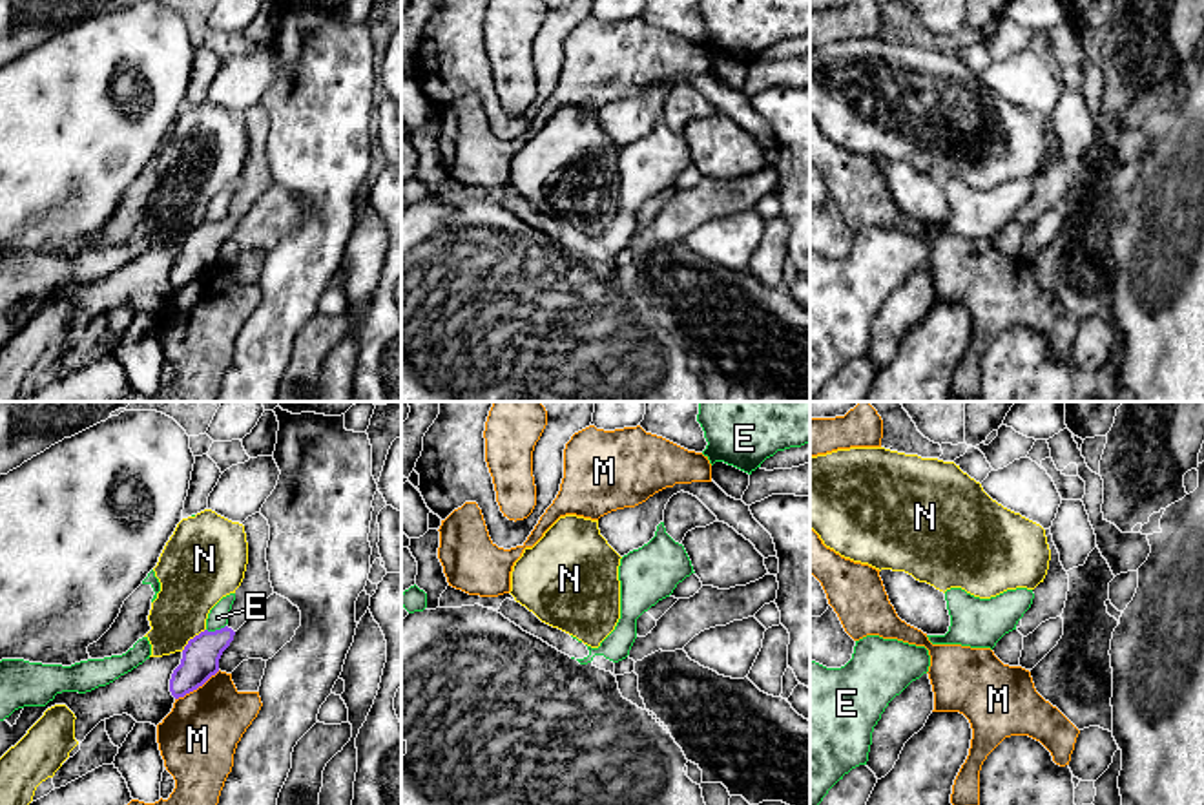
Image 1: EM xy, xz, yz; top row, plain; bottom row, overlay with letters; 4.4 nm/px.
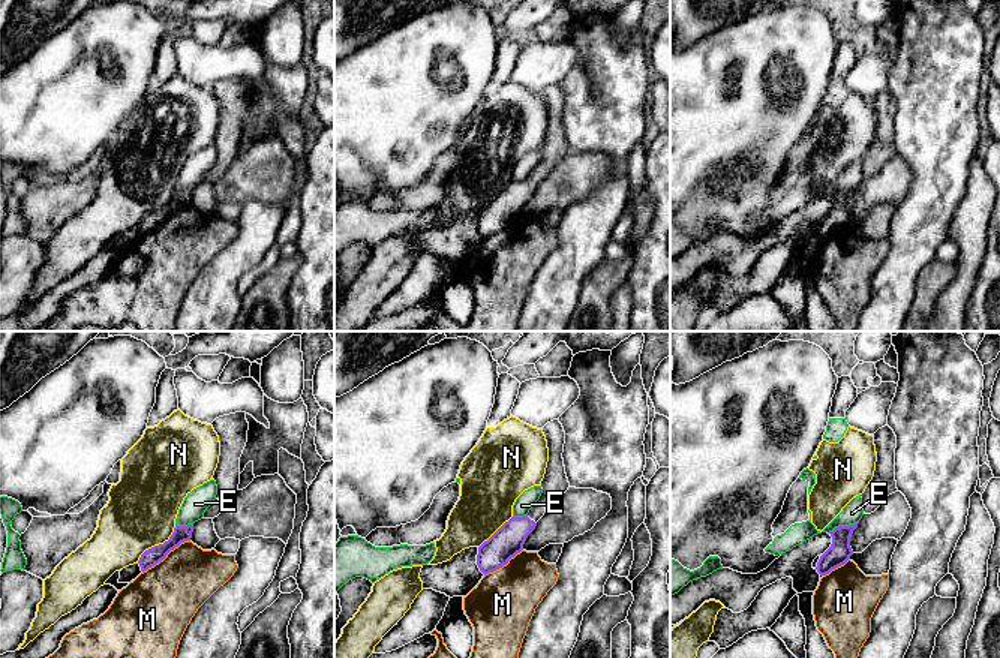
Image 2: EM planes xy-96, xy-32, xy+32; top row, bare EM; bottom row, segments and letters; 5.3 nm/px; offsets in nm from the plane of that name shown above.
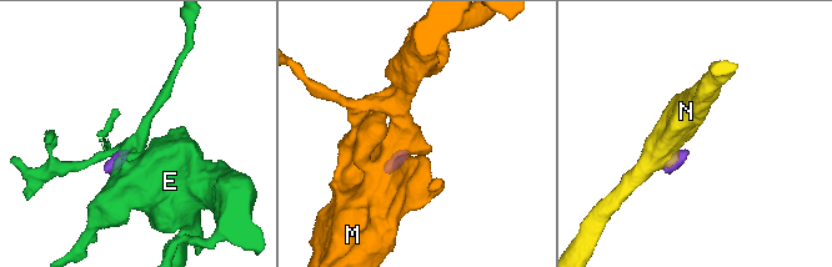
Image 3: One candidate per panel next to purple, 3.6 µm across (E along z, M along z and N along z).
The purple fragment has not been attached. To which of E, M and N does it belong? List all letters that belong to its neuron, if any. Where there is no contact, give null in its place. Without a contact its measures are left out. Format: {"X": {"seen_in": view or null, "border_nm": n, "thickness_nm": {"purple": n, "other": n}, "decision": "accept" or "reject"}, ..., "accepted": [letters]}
{"E": {"seen_in": "xy", "border_nm": 90, "thickness_nm": {"purple": 160, "other": 90}, "decision": "reject"}, "M": {"seen_in": "xy", "border_nm": 240, "thickness_nm": {"purple": 160, "other": 340}, "decision": "reject"}, "N": {"seen_in": "xy", "border_nm": 150, "thickness_nm": {"purple": 160, "other": 280}, "decision": "reject"}, "accepted": []}

